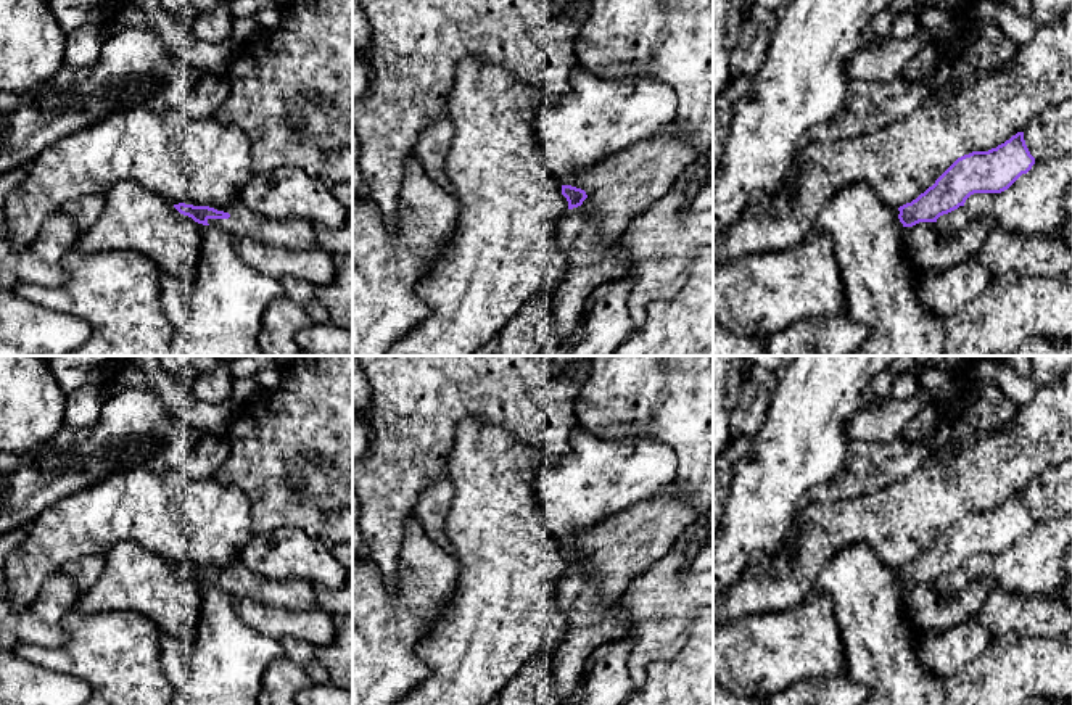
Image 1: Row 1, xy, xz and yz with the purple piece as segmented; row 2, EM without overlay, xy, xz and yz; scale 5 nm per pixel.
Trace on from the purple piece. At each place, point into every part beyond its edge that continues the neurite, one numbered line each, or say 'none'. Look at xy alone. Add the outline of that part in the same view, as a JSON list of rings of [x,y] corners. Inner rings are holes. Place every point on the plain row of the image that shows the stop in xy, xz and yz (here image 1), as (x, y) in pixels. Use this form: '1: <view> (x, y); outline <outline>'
1: xy (295, 594); outline [[[240,559],[217,571],[229,573],[229,579],[208,579],[208,584],[235,597],[249,597],[264,605],[278,605],[288,610],[315,610],[314,584],[307,579],[272,579],[248,568]]]

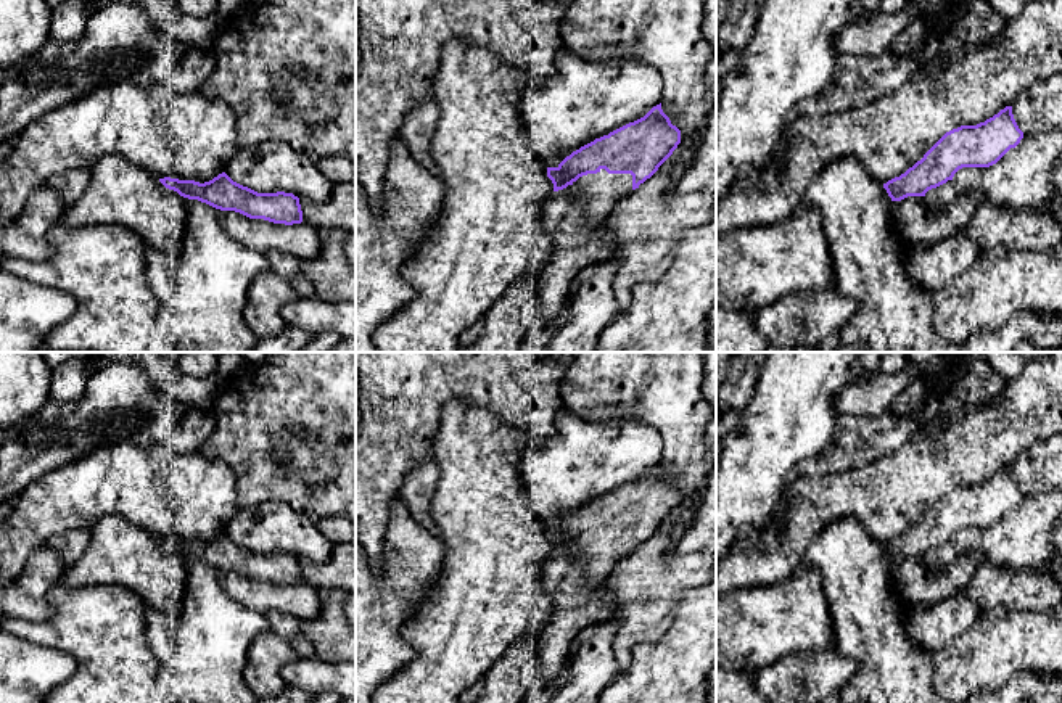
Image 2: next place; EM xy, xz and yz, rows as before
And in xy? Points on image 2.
none

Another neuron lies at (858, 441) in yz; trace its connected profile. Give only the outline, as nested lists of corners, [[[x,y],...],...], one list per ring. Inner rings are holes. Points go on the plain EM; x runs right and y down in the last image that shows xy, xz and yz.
[[[893,407],[877,417],[854,417],[851,413],[840,413],[837,417],[835,436],[830,446],[817,457],[805,460],[788,478],[788,484],[800,476],[824,476],[835,473],[846,473],[874,463],[879,458],[893,454],[919,430],[922,417],[912,409]]]

